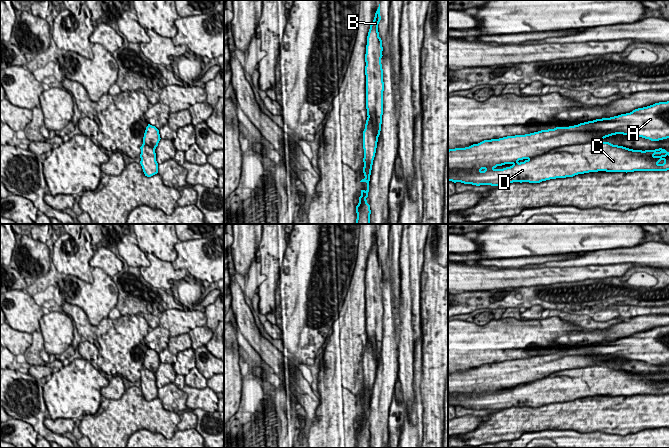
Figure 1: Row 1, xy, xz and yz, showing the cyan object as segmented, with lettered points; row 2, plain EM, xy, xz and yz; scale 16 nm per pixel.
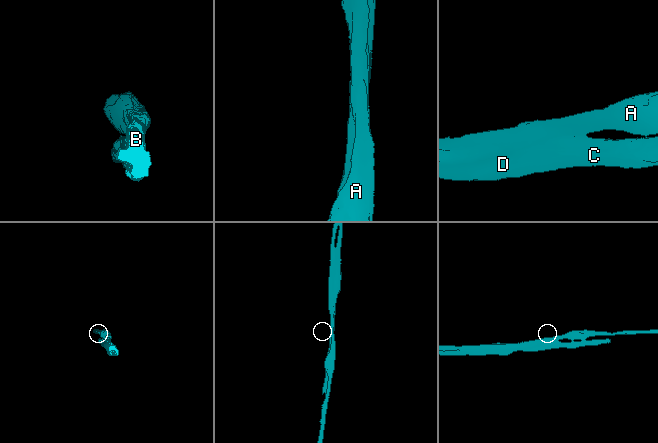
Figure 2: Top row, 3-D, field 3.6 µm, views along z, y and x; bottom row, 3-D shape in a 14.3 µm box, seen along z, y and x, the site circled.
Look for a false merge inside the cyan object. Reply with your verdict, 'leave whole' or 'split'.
split

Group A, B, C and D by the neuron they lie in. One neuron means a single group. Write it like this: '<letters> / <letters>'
A B / C D

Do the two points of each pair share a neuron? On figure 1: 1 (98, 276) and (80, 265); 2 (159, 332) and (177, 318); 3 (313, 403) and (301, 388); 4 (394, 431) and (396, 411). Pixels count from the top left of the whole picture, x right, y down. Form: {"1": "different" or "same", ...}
{"1": "different", "2": "different", "3": "same", "4": "same"}

